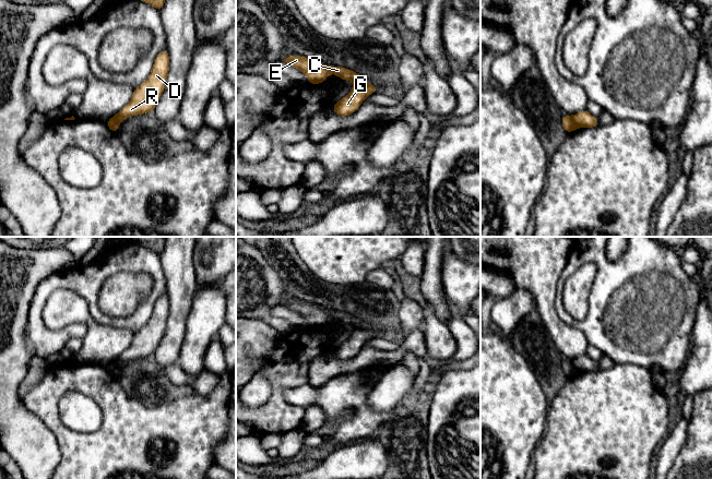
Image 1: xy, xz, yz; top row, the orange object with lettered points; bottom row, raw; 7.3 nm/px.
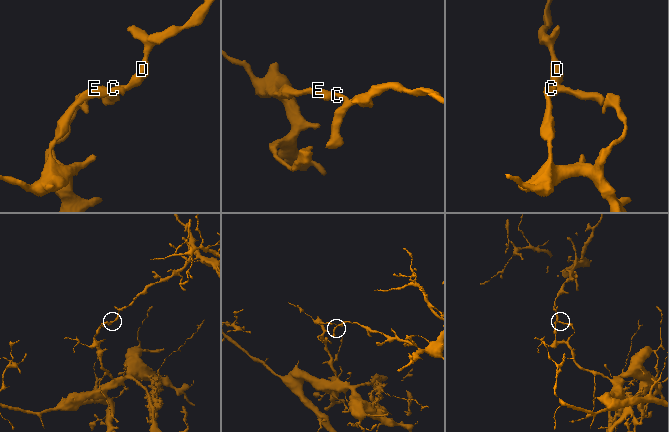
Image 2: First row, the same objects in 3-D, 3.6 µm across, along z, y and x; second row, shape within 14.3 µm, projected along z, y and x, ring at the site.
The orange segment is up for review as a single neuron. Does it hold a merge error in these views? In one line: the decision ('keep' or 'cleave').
cleave

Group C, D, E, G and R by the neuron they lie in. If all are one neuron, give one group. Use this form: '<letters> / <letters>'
C E / D G R

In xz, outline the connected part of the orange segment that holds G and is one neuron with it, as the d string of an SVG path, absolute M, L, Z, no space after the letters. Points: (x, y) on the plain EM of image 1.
M368 326L355 328L347 340L342 343L335 349L332 349L333 355L337 360L349 360L358 354L367 340L377 335L379 335L379 333Z

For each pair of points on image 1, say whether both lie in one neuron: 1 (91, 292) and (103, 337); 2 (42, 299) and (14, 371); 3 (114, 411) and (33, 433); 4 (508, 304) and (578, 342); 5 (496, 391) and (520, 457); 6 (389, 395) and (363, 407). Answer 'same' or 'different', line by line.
1: different
2: different
3: different
4: different
5: same
6: different

